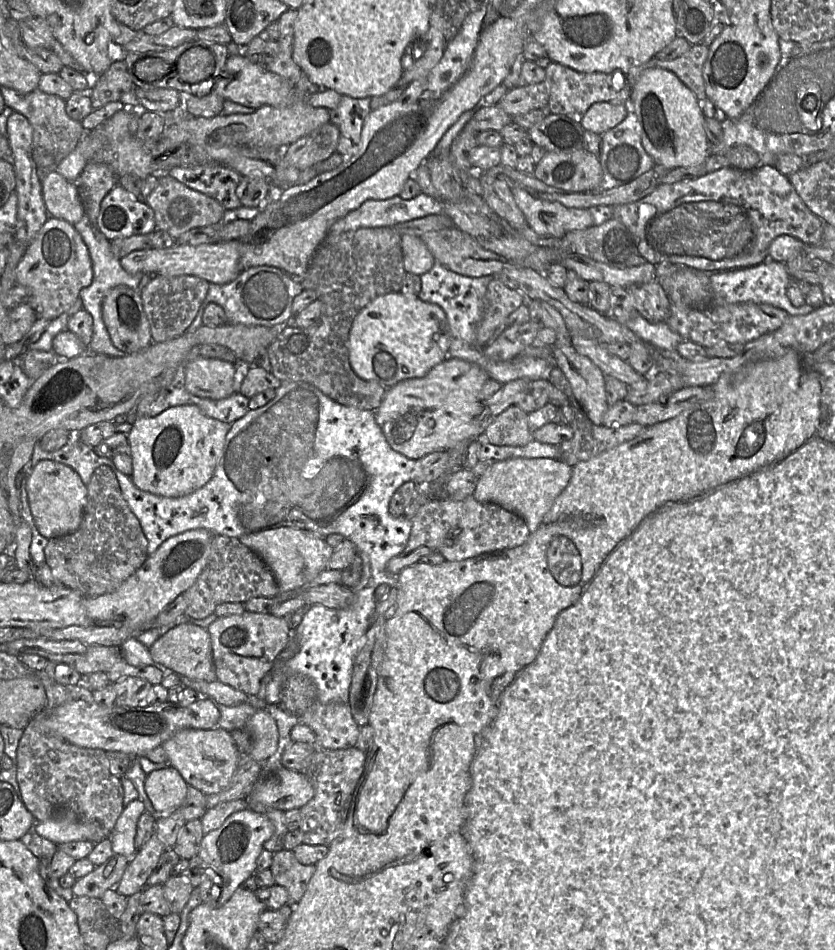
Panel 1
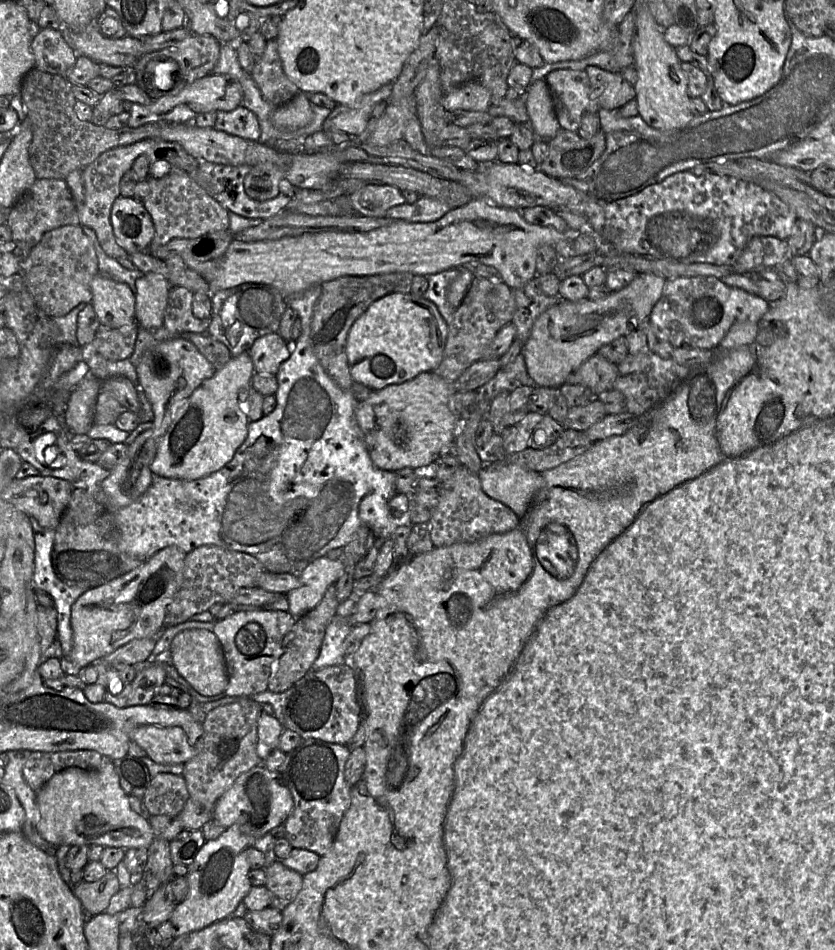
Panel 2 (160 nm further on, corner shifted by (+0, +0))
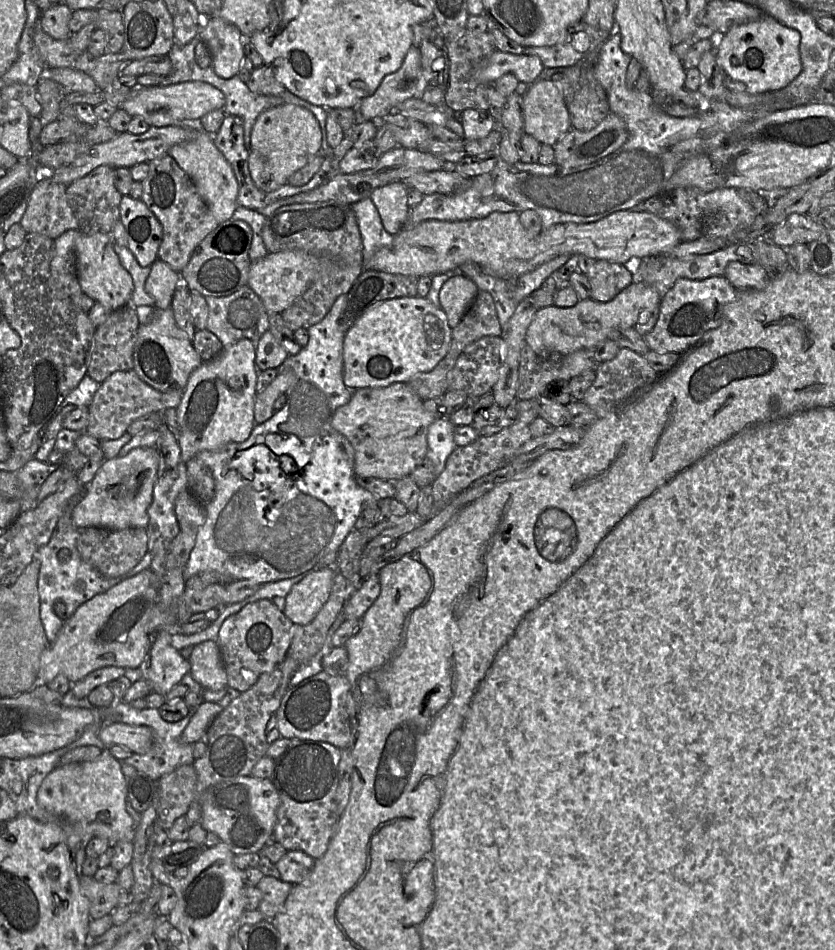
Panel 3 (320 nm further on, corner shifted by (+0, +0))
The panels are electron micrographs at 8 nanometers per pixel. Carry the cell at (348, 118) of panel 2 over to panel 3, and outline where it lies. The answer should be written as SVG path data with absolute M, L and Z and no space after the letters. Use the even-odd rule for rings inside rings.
M412 46L401 67L396 72L387 75L373 95L366 97L359 102L356 107L358 121L371 121L375 117L381 117L392 113L393 108L398 104L408 99L421 98L428 87L428 83L422 71L419 48Z

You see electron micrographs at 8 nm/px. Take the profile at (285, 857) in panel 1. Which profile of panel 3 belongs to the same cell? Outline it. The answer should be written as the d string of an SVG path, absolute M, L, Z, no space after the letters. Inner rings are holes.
M263 876L256 887L262 893L258 910L266 920L272 920L281 911L293 885L280 878Z

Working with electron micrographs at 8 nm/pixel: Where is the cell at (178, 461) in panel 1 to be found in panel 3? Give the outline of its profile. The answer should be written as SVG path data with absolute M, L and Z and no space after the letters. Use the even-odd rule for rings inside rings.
M241 339L224 350L213 360L203 362L189 377L180 404L176 408L181 459L187 463L202 451L214 451L224 445L241 443L248 439L254 426L254 404L258 369L255 364L256 344L249 339Z

